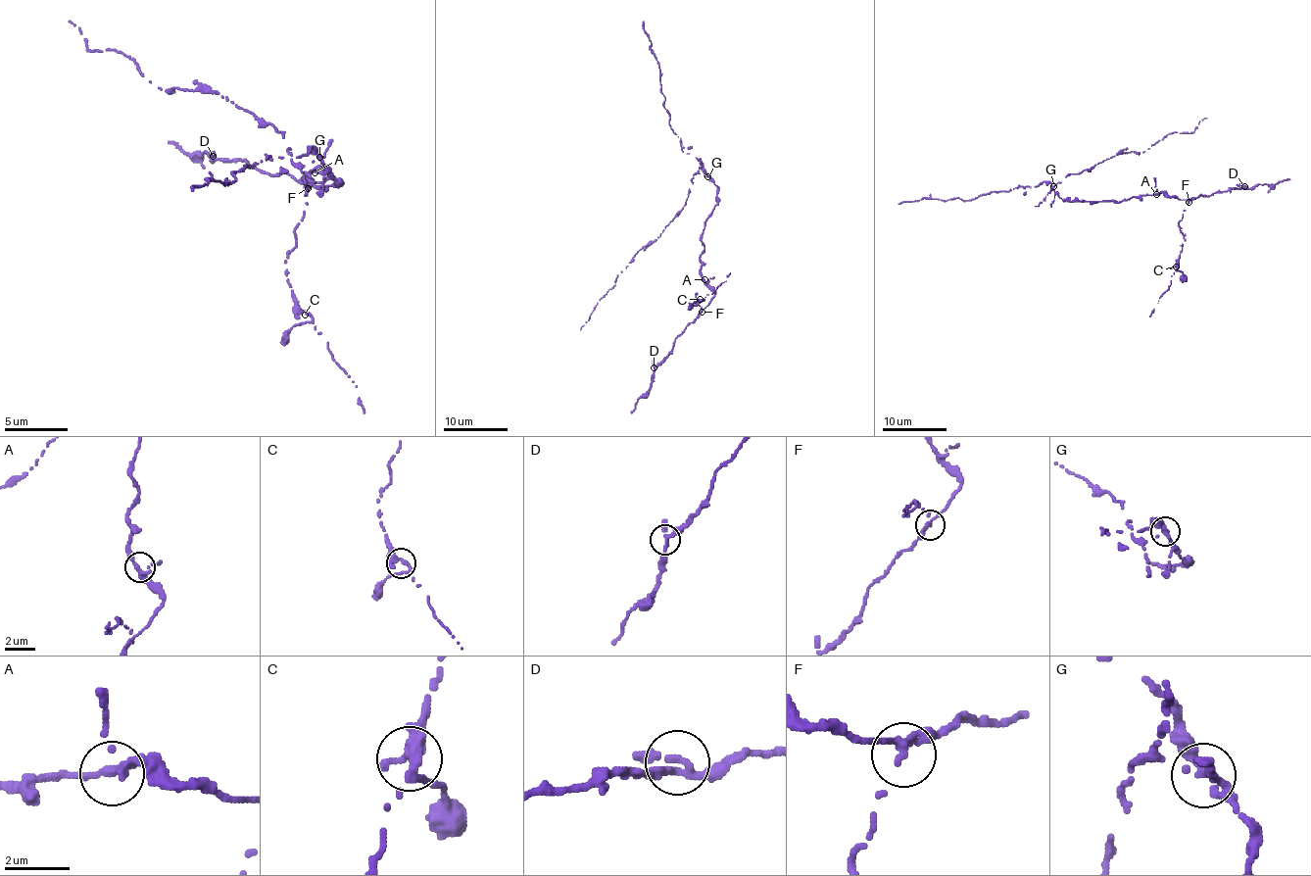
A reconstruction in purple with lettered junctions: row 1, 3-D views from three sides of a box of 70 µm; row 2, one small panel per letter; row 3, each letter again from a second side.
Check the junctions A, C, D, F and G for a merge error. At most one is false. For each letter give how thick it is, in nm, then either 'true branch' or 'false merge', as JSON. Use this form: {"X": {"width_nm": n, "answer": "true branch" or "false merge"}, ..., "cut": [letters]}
{"A": {"width_nm": 280, "answer": "true branch"}, "C": {"width_nm": 200, "answer": "true branch"}, "D": {"width_nm": 220, "answer": "true branch"}, "F": {"width_nm": 190, "answer": "true branch"}, "G": {"width_nm": 240, "answer": "false merge"}, "cut": ["G"]}

